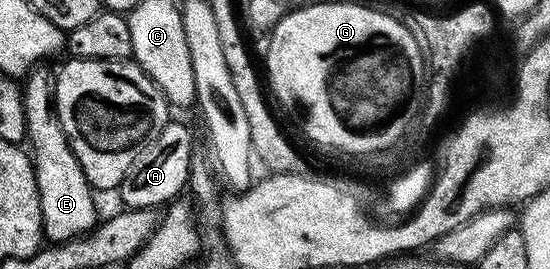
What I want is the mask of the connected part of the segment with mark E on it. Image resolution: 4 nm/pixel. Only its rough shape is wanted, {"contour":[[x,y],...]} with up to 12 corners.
{"contour":[[50,78],[23,85],[43,233],[98,220],[95,190],[59,123]]}

